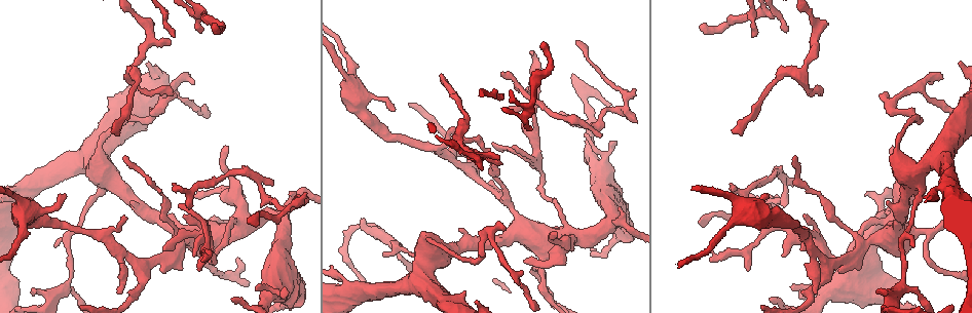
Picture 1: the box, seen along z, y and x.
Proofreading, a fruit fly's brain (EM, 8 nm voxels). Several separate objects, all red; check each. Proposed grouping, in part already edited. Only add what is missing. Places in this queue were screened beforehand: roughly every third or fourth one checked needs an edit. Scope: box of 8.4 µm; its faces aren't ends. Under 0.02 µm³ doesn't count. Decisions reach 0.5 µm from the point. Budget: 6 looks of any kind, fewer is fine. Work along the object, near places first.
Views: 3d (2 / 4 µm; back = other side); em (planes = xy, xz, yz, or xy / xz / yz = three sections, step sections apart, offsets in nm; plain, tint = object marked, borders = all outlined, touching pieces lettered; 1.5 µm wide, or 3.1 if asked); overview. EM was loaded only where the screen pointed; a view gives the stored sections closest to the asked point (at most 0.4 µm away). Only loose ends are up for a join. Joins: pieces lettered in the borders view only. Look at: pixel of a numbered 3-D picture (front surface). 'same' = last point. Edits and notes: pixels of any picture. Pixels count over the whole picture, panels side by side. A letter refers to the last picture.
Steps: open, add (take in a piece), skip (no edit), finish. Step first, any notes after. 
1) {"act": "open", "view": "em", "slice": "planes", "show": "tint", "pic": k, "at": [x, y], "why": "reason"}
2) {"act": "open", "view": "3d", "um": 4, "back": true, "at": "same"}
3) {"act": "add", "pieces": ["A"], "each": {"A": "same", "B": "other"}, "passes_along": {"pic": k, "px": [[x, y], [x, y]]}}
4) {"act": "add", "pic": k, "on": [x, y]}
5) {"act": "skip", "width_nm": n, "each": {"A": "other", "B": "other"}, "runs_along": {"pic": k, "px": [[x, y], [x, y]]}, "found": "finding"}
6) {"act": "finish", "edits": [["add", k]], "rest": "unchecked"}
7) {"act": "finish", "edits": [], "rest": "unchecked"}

{"act": "open", "view": "3d", "um": 4, "pic": 1, "at": [248, 221], "why": "end of a long branch"}

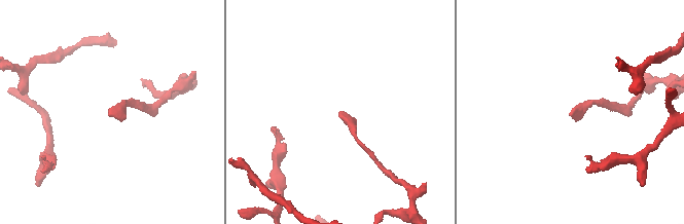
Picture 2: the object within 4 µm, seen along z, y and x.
{"act": "open", "view": "em", "slice": "planes", "show": "borders", "pic": 2, "at": [340, 111]}

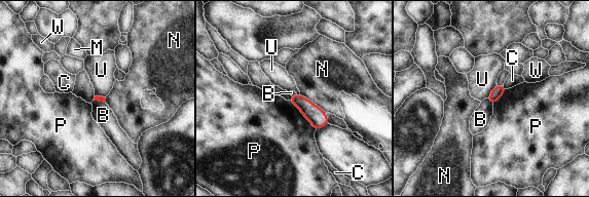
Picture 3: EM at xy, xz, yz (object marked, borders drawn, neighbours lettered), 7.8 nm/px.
{"act": "skip", "longest_contact_nm": ["P", 320], "each": {"B": "other", "C": "other", "M": "other", "N": "other", "P": "other", "U": "other", "W": "other"}, "found": "none of them fits"}

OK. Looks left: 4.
{"act": "open", "view": "3d", "um": 2, "pic": 1, "at": [172, 184], "why": "an open end"}

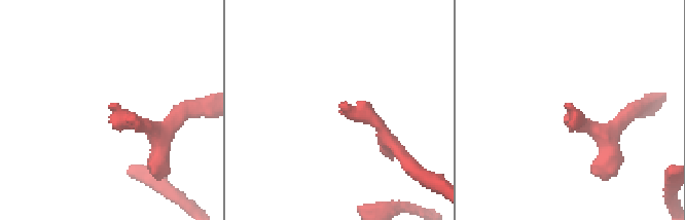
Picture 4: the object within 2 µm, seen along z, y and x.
{"act": "open", "view": "em", "slice": "xy", "step": 4, "show": "tint", "pic": 4, "at": [566, 104], "why": "shape alone is not enough"}

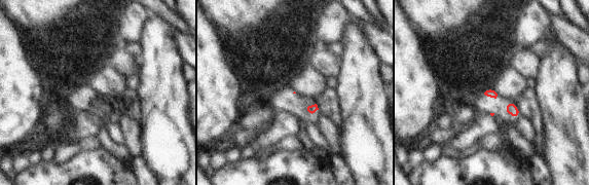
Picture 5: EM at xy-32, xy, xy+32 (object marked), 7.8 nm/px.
{"act": "open", "view": "em", "slice": "planes", "show": "borders", "at": "same"}

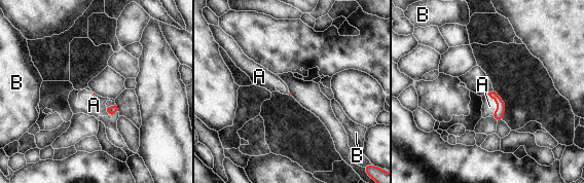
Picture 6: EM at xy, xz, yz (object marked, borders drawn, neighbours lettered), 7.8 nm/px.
{"act": "add", "pieces": ["A"], "each": {"A": "same", "B": "other"}, "passes_along": {"pic": 6, "px": [[501, 106], [497, 104], [489, 106]]}, "found": "the neuron continues"}

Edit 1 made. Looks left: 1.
{"act": "open", "view": "em", "slice": "planes", "show": "borders", "pic": 1, "at": [784, 256], "why": "an open end"}

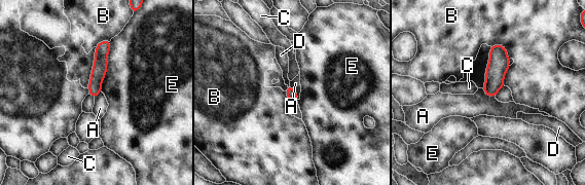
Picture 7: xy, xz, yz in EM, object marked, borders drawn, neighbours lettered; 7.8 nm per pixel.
{"act": "skip", "each": {"A": "other", "B": "other", "C": "other", "D": "other", "E": "other"}, "border": {"pic": 7, "px": [[481, 88], [489, 97], [495, 97]]}, "found": "no lettered piece goes on from it"}

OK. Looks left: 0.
{"act": "finish", "edits": [["add", 6]], "rest": "unchecked"}

